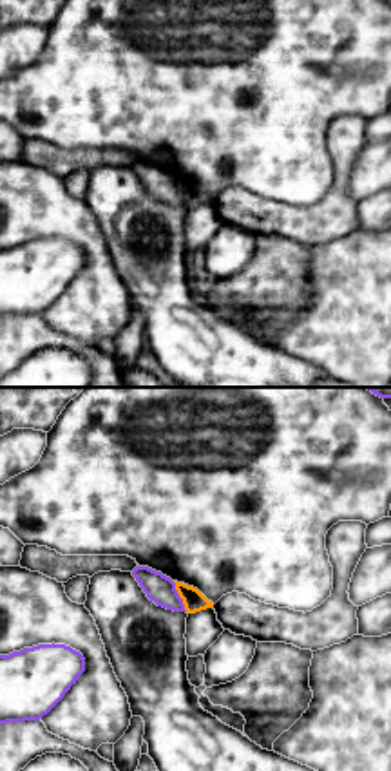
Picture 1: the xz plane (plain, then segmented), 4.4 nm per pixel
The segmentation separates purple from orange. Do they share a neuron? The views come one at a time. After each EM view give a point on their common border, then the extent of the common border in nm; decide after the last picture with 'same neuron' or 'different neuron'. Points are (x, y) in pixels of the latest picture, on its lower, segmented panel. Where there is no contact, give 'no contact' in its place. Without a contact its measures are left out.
(178, 596) | 150 nm

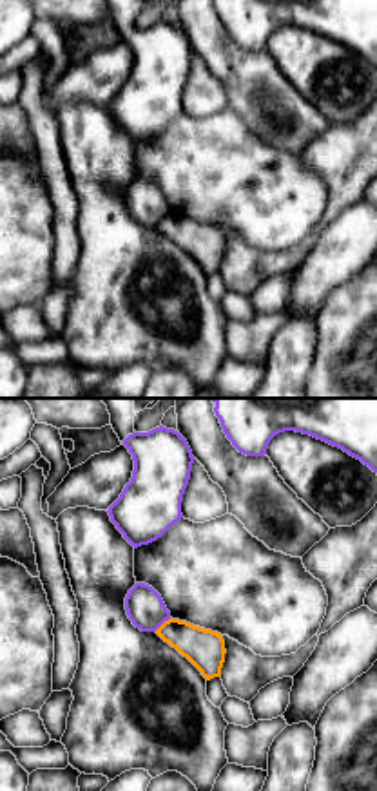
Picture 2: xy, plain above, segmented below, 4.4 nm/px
(162, 623) | 100 nm

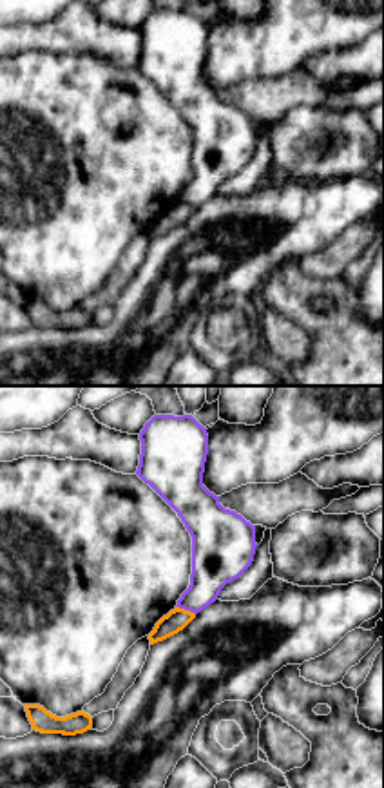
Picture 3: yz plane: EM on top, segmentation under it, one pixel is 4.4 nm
(185, 609) | 100 nm

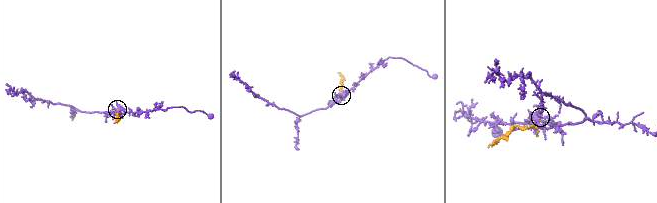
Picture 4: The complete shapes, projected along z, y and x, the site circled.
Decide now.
different neuron

